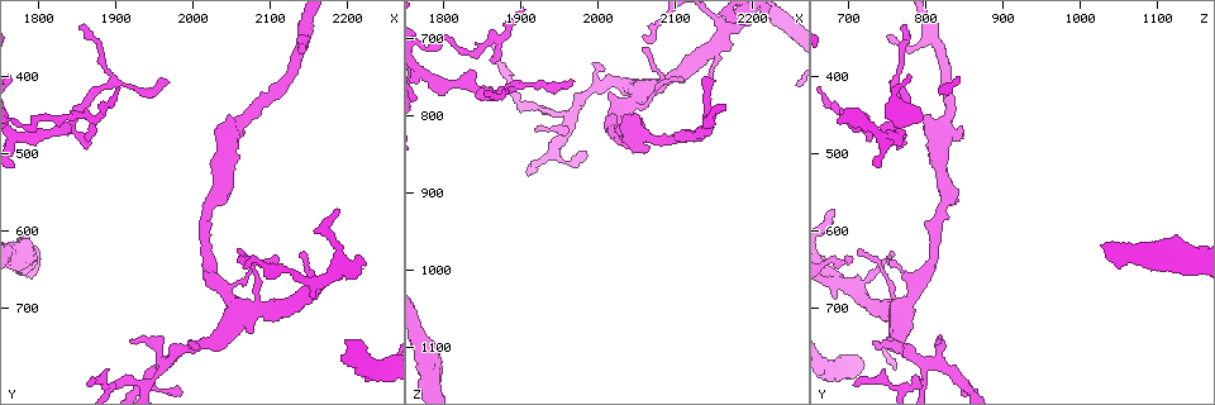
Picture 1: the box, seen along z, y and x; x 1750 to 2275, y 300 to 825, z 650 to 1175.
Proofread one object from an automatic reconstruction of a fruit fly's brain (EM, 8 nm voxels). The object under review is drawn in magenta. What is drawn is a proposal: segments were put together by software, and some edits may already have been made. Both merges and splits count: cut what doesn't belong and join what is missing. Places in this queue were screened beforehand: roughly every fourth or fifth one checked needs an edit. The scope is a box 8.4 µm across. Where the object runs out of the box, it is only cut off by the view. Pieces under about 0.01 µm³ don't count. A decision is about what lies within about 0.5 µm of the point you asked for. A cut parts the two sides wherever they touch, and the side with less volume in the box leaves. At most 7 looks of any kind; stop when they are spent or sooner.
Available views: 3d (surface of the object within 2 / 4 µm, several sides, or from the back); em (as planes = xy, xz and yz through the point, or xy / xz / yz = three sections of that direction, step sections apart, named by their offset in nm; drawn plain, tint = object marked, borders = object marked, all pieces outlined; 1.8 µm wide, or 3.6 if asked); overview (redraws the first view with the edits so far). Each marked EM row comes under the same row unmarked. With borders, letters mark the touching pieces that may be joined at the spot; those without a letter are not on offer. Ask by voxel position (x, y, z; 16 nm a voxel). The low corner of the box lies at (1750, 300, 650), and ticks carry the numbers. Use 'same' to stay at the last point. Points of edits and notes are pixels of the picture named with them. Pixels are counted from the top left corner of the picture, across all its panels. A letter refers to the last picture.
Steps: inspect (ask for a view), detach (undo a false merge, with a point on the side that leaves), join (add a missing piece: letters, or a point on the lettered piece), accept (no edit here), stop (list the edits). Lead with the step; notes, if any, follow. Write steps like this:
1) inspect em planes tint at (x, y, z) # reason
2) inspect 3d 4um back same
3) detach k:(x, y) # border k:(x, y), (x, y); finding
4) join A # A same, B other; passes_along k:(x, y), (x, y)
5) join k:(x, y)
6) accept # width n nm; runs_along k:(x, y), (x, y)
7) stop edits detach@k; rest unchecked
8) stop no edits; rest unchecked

inspect 3d 2um at (1865, 490, 765) # an open end

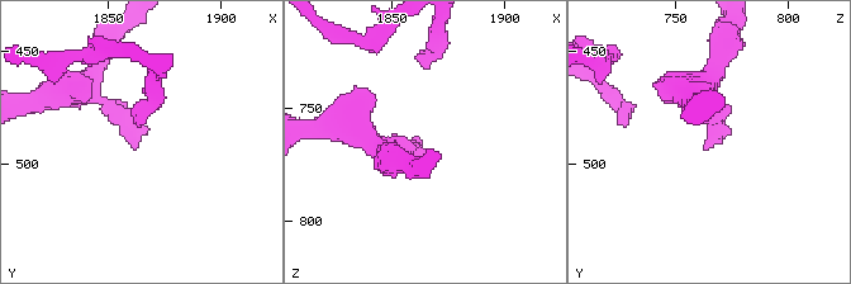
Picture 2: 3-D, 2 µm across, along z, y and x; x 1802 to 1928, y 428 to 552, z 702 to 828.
inspect em xy step 16 tint at (1863, 493, 763) # shape alone is not enough

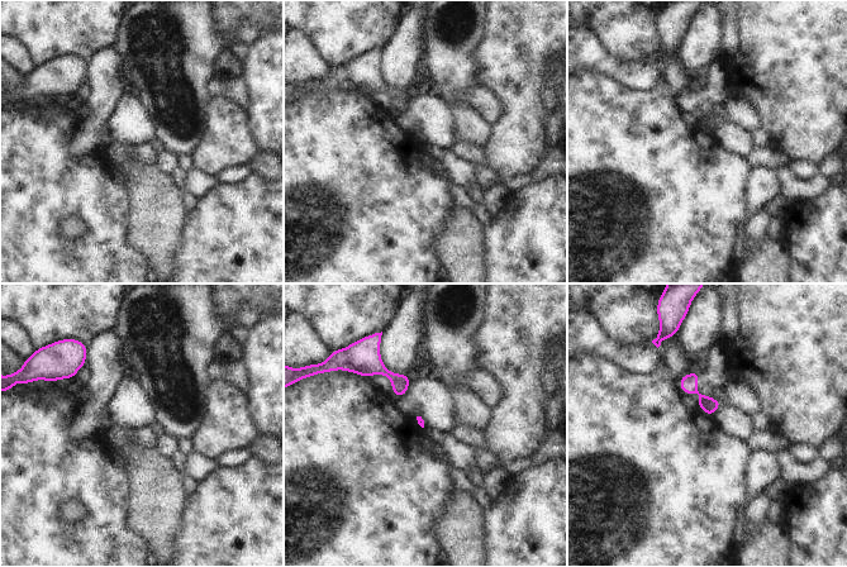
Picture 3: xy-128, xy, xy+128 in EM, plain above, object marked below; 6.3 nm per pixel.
inspect em planes borders same # another direction

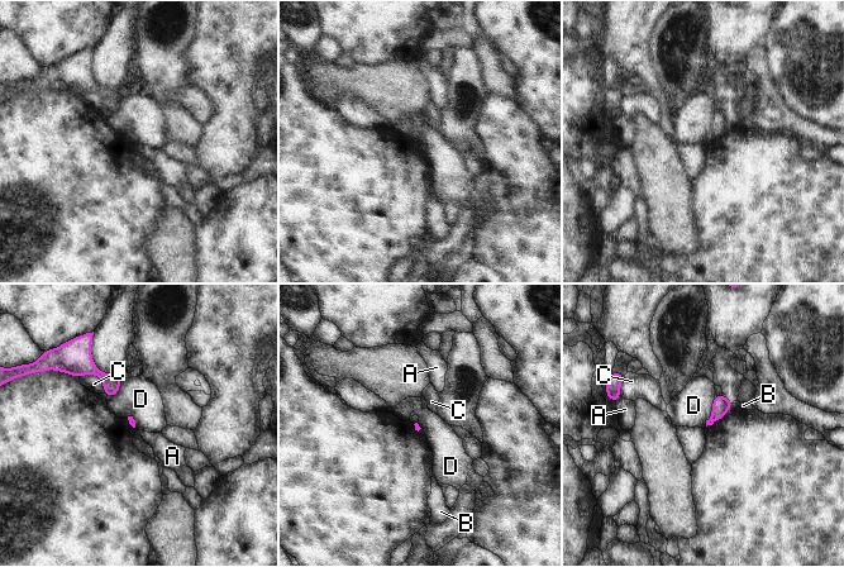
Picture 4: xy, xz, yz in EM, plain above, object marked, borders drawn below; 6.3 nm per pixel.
accept # A other, B other, C other, D other; none of them fits

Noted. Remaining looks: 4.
inspect em xz step 16 tint at (1965, 770, 800) # thin neck

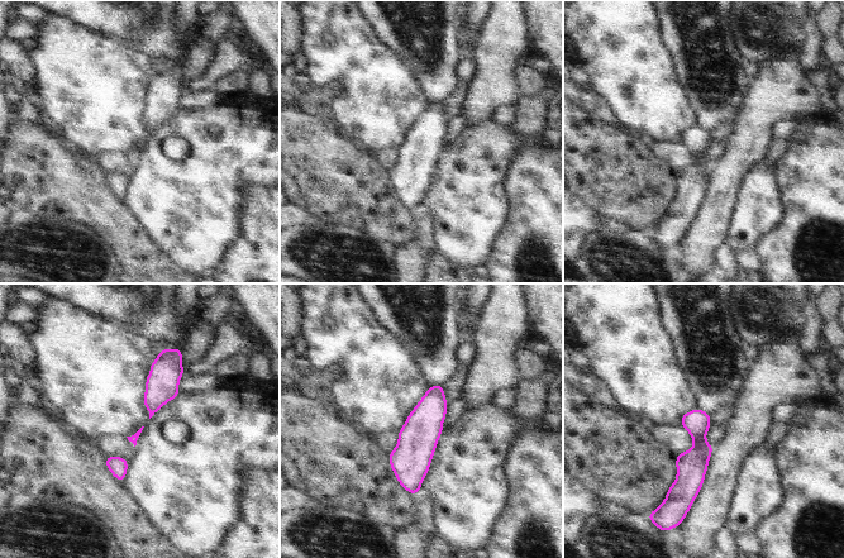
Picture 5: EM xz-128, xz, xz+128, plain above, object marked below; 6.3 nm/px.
inspect em xz step 16 borders same

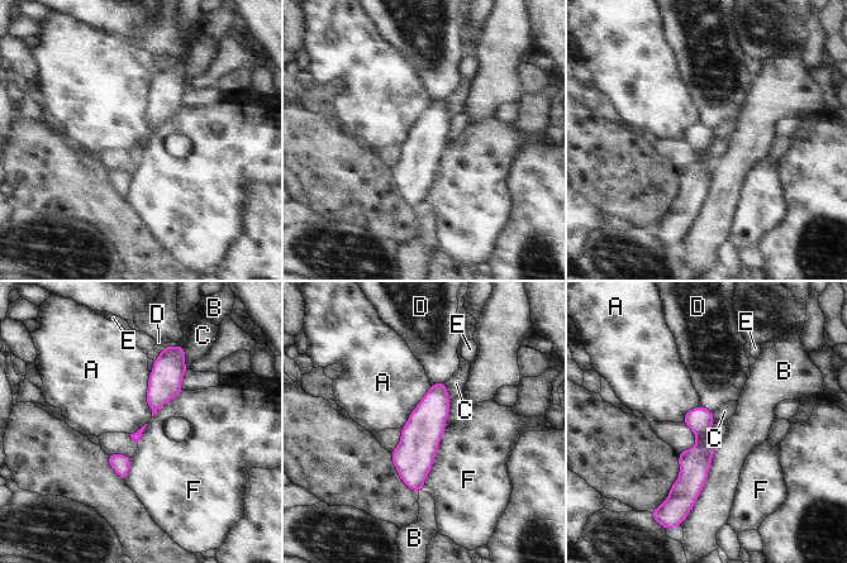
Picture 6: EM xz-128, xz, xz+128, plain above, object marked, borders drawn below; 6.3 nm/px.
accept # A other, B other, C other, D other, E other, F other; runs_along 6:(442, 385), (415, 451), (415, 487); all the same neuron

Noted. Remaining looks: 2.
inspect 3d 2um at (2105, 635, 755)

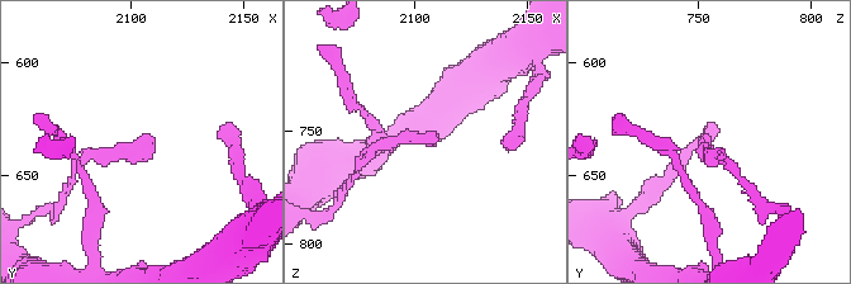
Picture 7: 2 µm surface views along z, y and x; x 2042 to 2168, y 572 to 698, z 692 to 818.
inspect em xy step 16 borders at (2107, 635, 751) # need the tissue

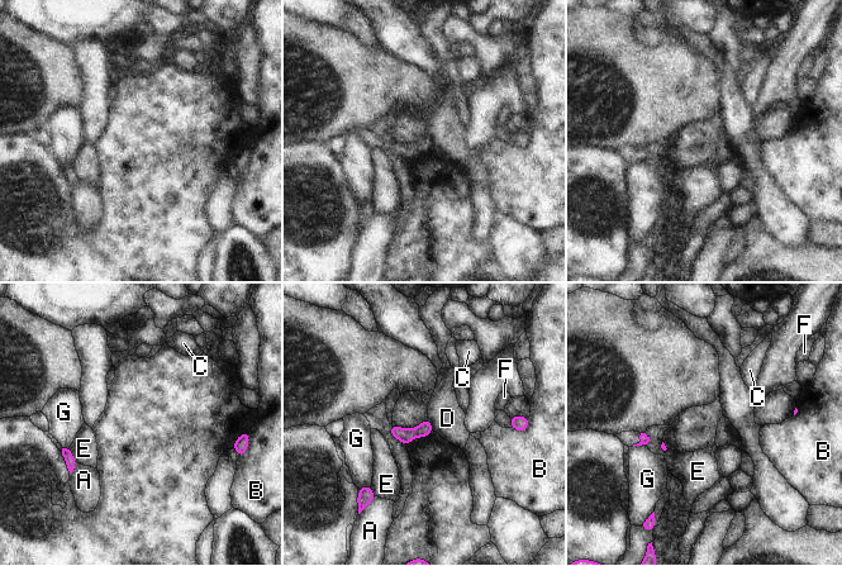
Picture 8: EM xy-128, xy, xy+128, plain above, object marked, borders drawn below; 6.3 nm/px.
accept # longest_contact E 110 nm; A other, B other, C other, D other, E other, F other, G other; border 8:(428, 417), (433, 429); none of them fits

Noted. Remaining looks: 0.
stop no edits; rest unchecked

